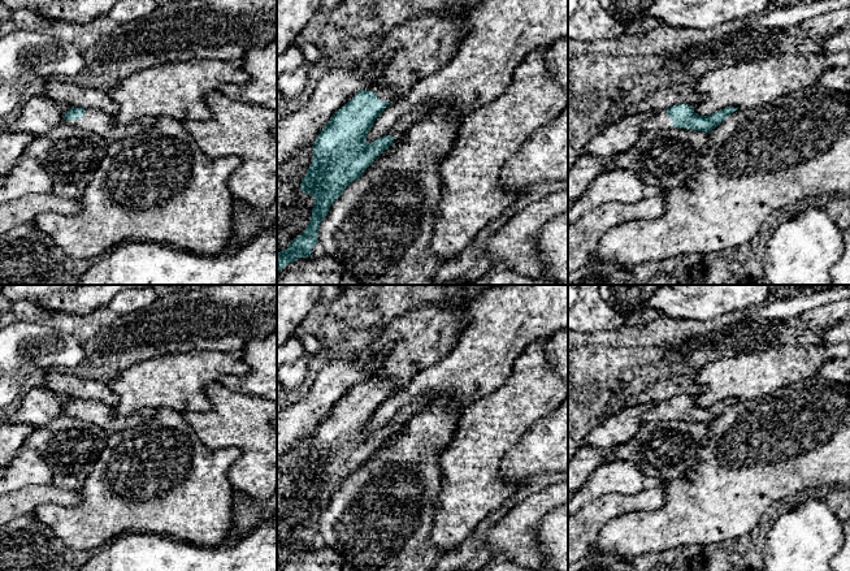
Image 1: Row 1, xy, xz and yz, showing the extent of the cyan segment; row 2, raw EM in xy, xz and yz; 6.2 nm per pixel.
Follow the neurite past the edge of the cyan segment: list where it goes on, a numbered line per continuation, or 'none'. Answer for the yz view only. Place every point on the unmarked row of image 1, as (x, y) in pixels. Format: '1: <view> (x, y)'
1: yz (656, 412)

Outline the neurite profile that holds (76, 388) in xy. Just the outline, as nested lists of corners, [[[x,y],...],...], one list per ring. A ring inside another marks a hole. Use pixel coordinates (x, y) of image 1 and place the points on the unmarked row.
[[[60,371],[45,372],[44,377],[48,389],[70,399],[96,401],[109,407],[118,402],[109,384],[101,380],[87,380]]]

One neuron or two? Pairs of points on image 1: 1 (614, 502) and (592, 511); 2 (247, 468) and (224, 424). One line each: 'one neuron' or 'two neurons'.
1: one neuron
2: one neuron

